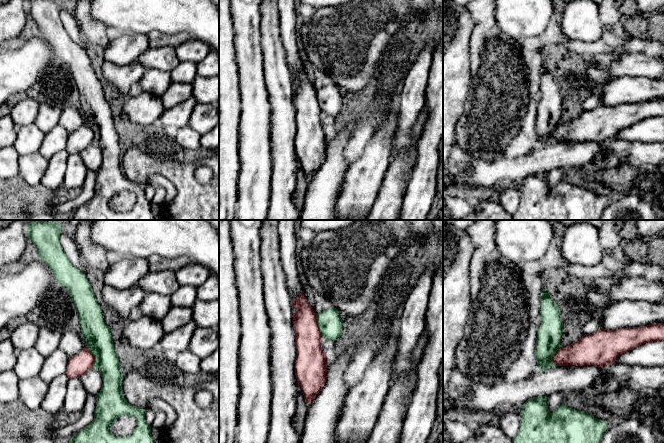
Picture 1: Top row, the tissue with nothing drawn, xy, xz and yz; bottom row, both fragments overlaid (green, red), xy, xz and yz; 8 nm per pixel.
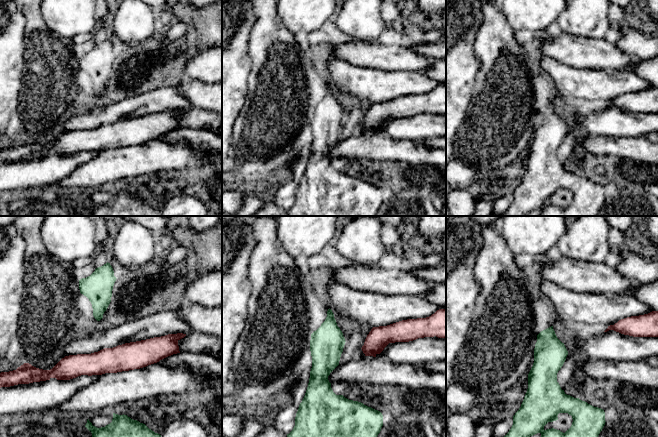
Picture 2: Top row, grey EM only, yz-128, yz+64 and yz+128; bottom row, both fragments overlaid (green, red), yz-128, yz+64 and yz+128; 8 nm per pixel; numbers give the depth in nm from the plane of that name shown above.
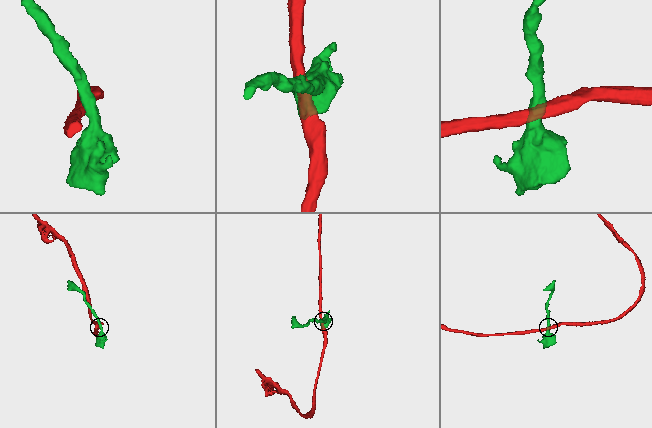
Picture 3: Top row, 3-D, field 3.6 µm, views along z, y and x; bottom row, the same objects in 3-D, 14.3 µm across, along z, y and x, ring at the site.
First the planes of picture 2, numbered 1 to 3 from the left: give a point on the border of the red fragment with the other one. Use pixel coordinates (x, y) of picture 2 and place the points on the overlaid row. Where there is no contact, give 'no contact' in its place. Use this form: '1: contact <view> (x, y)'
1: no contact
2: no contact
3: no contact

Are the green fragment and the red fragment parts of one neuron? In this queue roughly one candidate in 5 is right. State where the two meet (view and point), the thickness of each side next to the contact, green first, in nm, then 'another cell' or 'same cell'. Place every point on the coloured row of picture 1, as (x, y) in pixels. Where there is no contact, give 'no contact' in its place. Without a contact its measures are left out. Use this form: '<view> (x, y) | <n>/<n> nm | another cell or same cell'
xz (318, 326) | 200/220 nm | another cell

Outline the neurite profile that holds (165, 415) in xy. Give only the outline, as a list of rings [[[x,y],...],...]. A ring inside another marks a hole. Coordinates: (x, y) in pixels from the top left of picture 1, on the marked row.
[[[153,399],[149,403],[149,409],[155,411],[155,419],[152,428],[163,428],[168,430],[176,420],[175,410],[161,399]]]

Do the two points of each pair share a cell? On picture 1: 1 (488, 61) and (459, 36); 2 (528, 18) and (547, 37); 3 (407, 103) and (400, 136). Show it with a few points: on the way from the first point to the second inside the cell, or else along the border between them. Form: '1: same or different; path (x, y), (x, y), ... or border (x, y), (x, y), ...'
1: different; border (474, 22), (470, 36), (469, 69)
2: different; border (553, 11), (539, 34), (522, 40)
3: same; path (407, 111), (407, 119), (403, 128)

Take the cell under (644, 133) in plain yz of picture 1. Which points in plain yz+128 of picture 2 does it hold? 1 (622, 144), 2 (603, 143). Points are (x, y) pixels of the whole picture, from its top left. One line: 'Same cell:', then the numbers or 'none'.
Same cell: none

